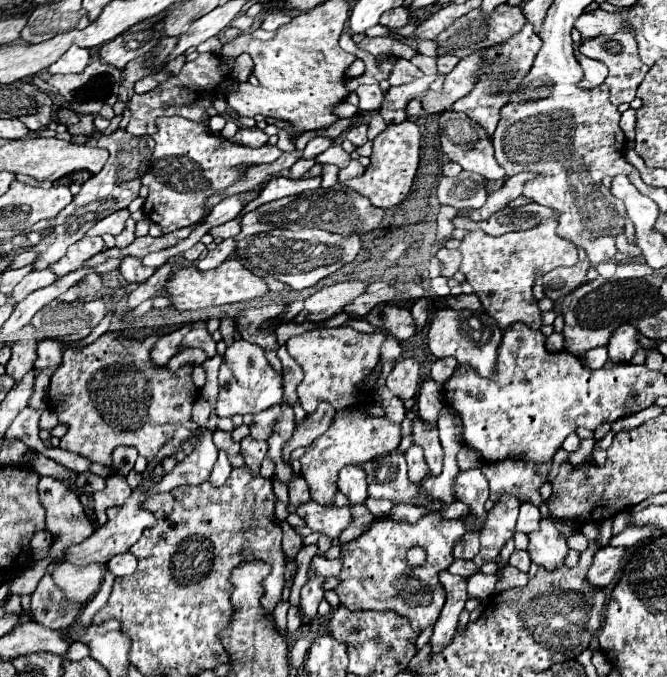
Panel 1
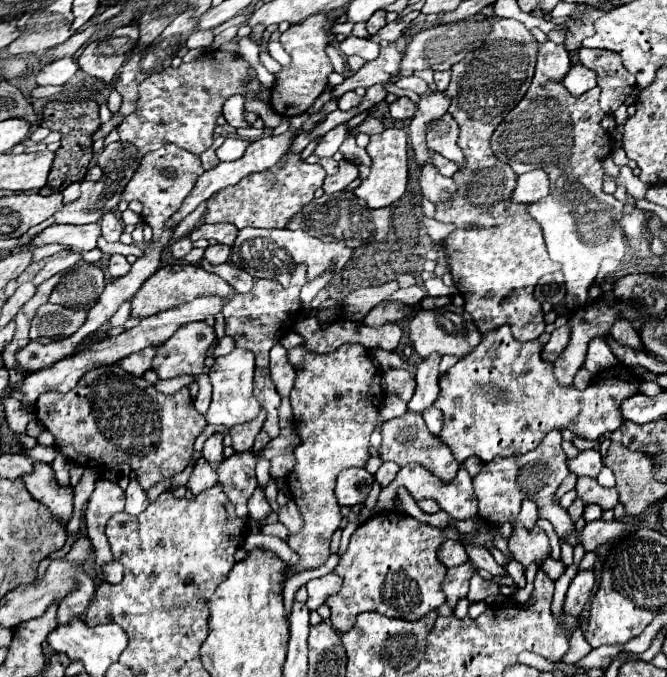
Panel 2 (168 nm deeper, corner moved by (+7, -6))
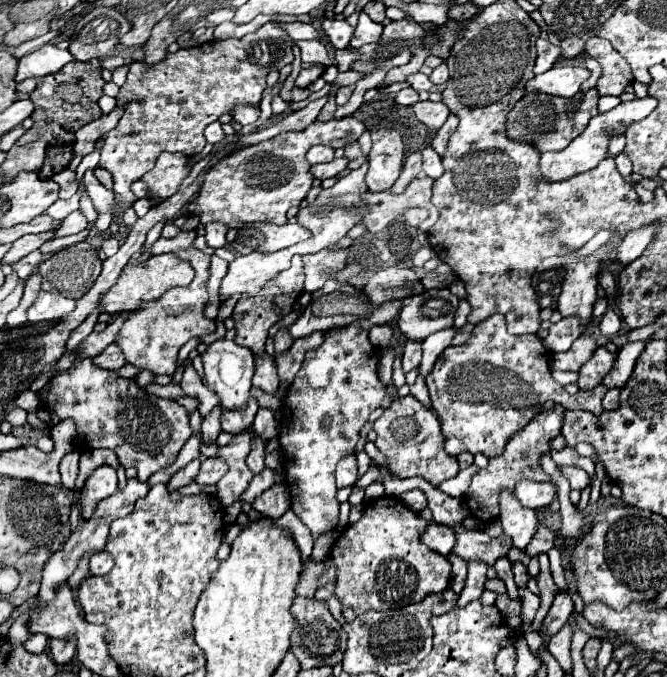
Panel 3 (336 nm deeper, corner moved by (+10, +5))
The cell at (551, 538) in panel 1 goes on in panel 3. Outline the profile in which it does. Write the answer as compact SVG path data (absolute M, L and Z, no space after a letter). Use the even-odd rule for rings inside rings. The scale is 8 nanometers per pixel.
M501 492L501 514L499 520L503 524L503 532L513 538L513 546L525 550L531 538L537 532L537 516L535 510L523 508L517 496L509 492Z

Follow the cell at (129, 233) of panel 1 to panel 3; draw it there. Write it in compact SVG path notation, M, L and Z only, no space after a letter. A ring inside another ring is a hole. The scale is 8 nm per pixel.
M87 170L83 176L83 184L87 188L89 198L93 200L93 206L97 212L109 212L115 210L115 194L111 190L105 190L103 184L93 176L93 170Z

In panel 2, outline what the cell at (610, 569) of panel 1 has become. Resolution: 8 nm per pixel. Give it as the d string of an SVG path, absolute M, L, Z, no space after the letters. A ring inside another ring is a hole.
M580 571L566 593L566 601L564 601L564 613L570 613L572 617L578 617L584 609L584 605L588 603L592 589L594 589L594 573L592 571Z

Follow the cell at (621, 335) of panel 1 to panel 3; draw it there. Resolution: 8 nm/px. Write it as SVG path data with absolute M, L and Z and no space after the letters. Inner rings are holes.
M583 334L577 342L573 342L573 346L567 352L561 354L553 354L549 366L553 370L573 370L579 372L579 368L593 356L593 352L599 348L595 336L591 334Z

